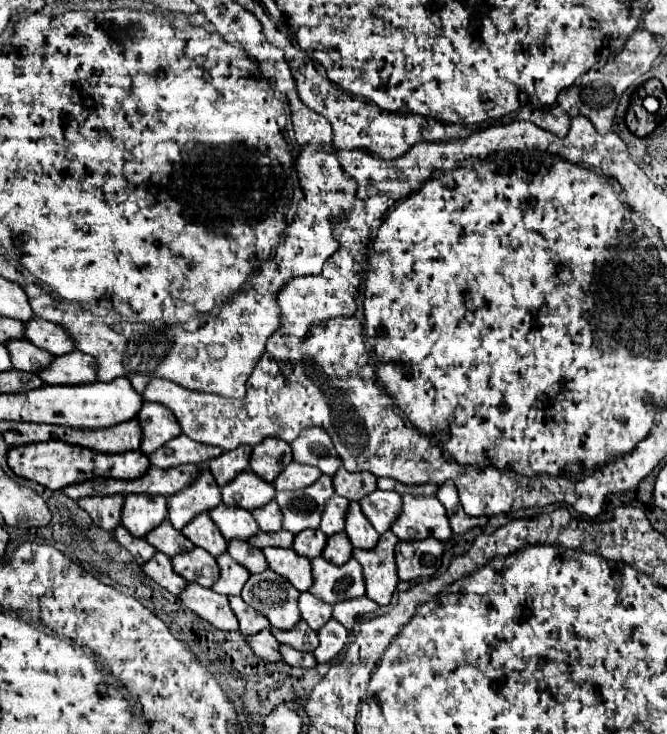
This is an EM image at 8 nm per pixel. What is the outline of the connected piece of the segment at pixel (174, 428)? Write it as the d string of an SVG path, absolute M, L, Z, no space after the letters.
M145 401L141 407L141 413L137 415L141 427L143 427L143 441L141 451L145 455L157 451L173 437L181 435L181 425L177 423L175 415L161 403L149 403Z

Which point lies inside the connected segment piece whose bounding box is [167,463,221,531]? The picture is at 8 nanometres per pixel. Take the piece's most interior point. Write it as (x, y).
(204, 495)

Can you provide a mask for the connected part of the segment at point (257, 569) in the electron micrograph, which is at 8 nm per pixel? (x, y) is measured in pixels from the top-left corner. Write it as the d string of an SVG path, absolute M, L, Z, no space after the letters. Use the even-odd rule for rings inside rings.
M229 541L227 553L239 565L243 565L249 573L263 573L265 569L269 569L263 551L257 549L257 547L253 547L253 545L249 545L247 541Z

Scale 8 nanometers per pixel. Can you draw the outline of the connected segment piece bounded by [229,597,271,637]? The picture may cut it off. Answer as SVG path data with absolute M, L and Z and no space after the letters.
M229 597L231 609L235 613L235 617L239 619L239 629L243 637L251 637L257 635L261 629L269 629L269 619L261 613L257 613L253 607L249 607L241 597Z

